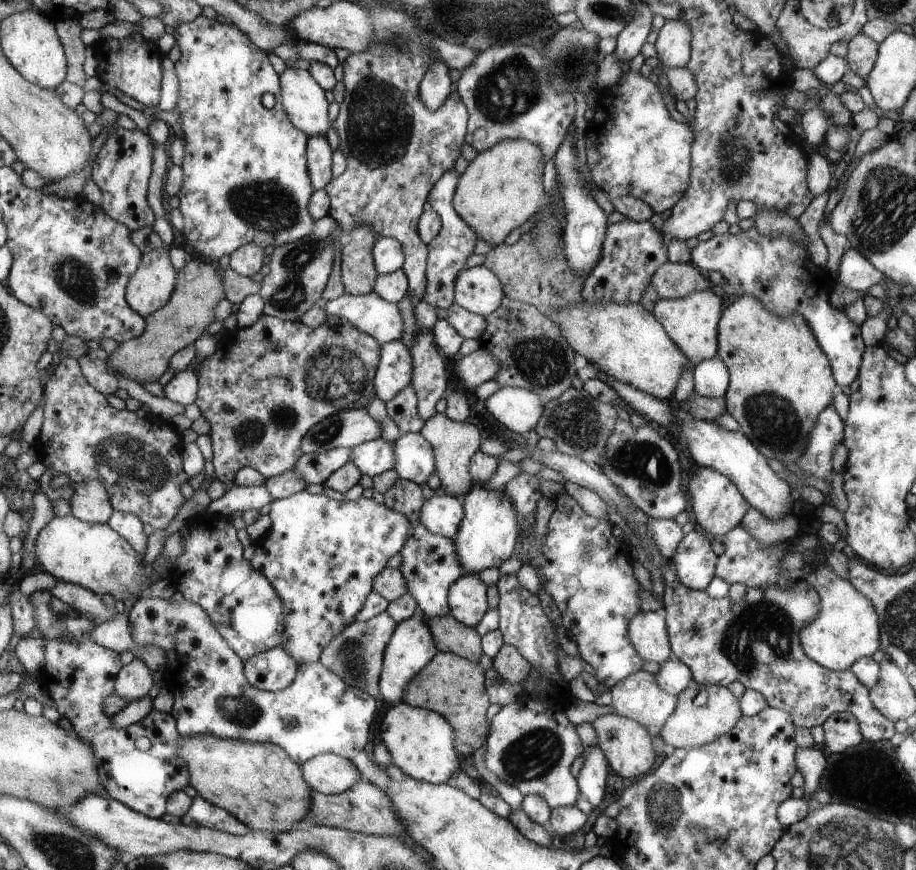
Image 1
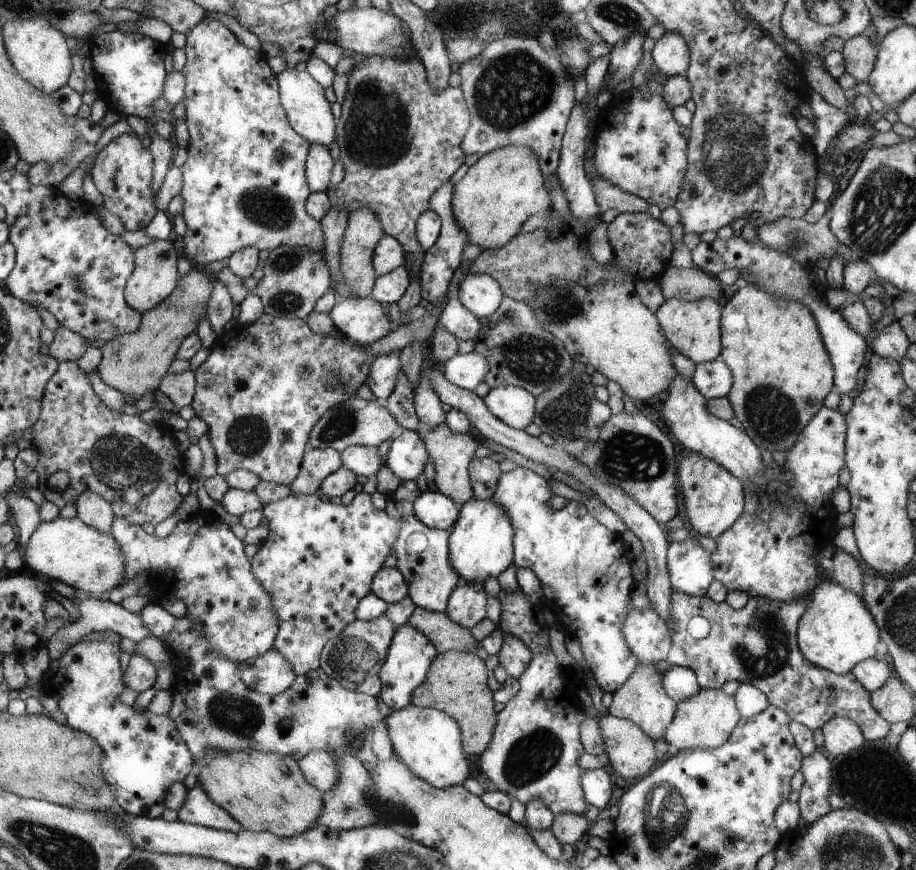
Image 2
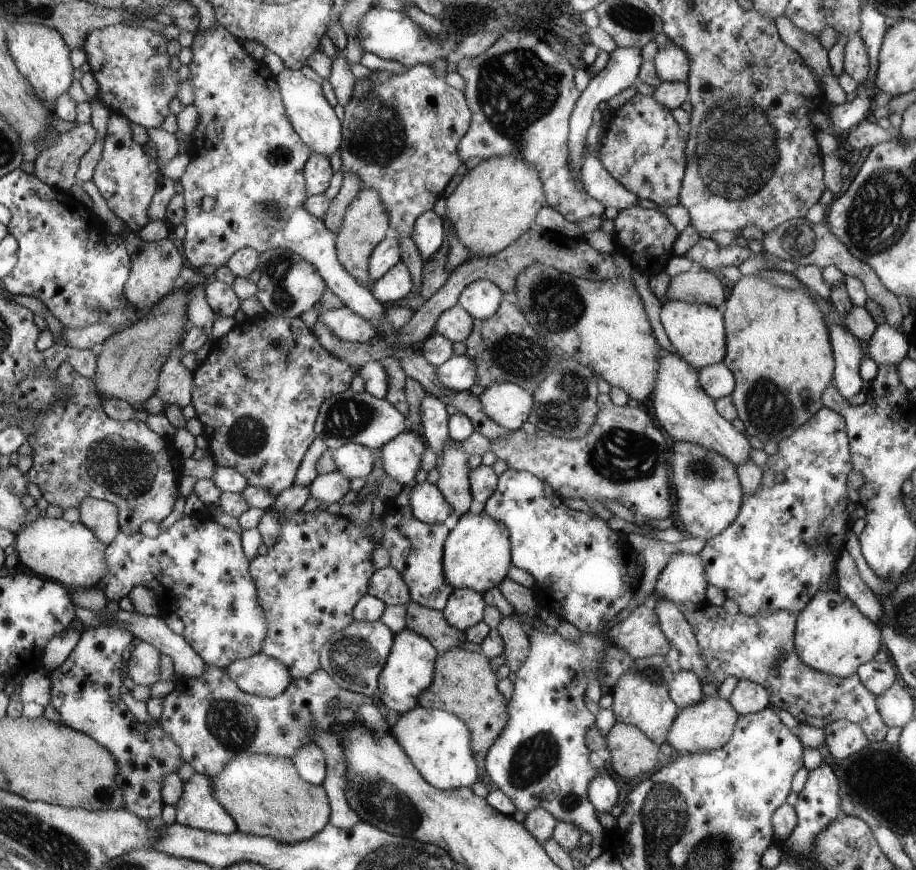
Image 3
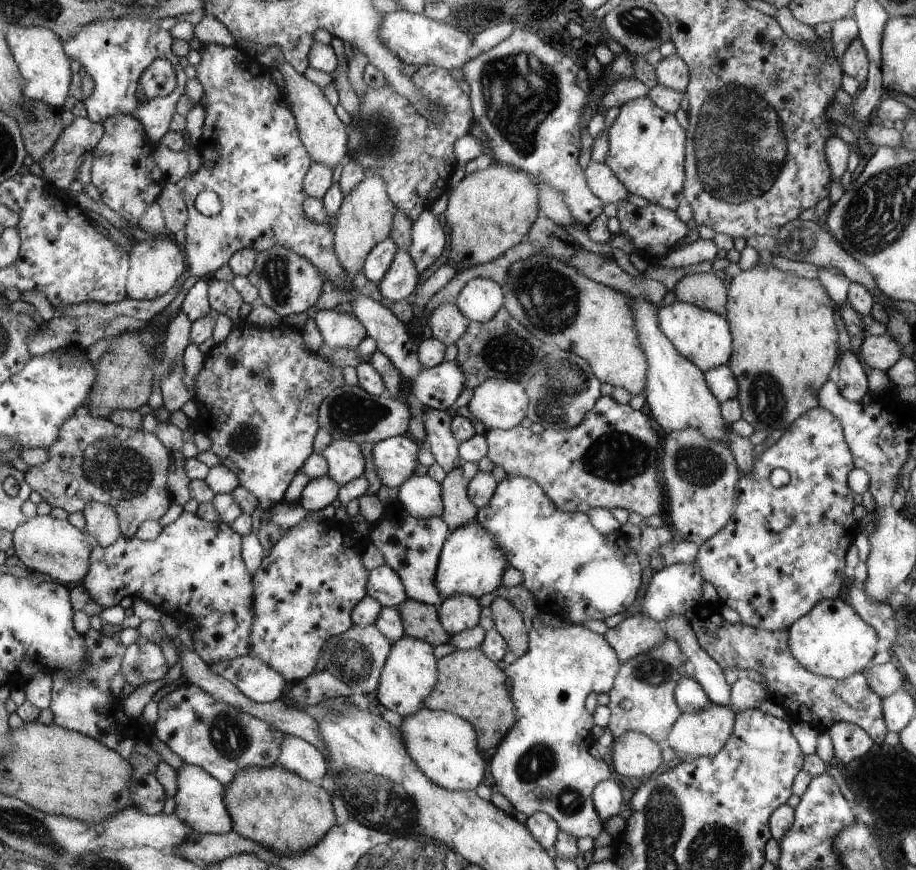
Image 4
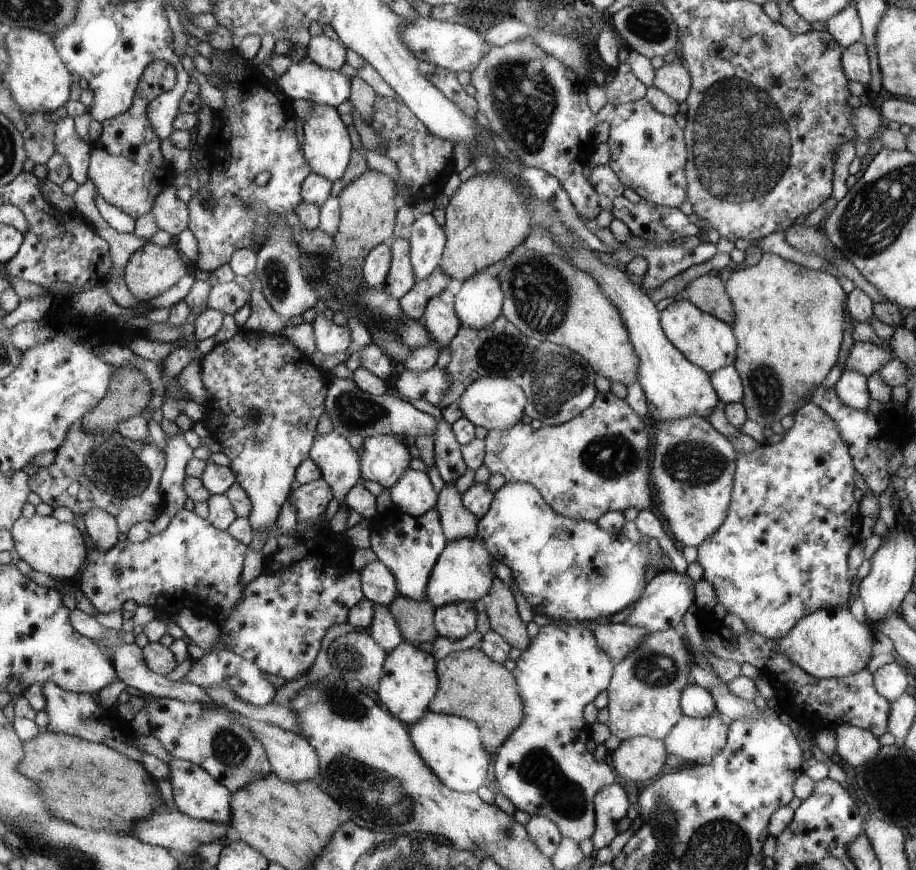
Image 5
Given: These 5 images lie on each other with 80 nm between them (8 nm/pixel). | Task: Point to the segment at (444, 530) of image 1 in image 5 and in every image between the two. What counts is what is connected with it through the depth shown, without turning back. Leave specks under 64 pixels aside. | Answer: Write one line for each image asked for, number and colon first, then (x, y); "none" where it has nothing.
2: (434, 509)
3: (426, 502)
4: (420, 496)
5: (414, 494)

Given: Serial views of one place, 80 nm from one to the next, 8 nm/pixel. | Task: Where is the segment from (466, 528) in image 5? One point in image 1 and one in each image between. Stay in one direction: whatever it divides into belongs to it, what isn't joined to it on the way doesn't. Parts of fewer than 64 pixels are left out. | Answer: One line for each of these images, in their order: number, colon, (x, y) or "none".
1: (454, 444)
2: (451, 454)
3: (453, 464)
4: (459, 510)

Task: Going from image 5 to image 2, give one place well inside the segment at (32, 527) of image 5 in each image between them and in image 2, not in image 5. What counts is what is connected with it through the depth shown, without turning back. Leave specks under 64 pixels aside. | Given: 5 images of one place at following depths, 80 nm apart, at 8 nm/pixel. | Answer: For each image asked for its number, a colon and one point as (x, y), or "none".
2: (66, 550)
3: (69, 554)
4: (52, 548)

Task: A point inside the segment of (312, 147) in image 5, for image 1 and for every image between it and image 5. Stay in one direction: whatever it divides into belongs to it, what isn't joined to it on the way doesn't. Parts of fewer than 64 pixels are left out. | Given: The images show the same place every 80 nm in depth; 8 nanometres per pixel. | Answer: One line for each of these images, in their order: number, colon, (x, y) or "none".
1: (302, 97)
2: (309, 113)
3: (314, 120)
4: (325, 136)

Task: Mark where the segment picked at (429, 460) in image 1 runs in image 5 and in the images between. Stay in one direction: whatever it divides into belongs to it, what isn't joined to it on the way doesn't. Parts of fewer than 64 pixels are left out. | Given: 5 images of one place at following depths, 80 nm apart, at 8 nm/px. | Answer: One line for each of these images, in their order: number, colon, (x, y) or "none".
2: (408, 455)
3: (400, 457)
4: (396, 458)
5: (384, 459)

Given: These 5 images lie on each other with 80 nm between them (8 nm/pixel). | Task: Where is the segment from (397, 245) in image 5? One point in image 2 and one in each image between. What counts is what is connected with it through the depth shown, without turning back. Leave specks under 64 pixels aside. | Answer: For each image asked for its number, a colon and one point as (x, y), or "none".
2: (390, 288)
3: (396, 284)
4: (400, 281)

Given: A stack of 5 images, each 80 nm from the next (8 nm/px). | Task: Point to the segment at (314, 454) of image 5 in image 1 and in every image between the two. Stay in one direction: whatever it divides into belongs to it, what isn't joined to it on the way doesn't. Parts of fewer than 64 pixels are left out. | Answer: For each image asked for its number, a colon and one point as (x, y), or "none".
1: (378, 456)
2: (361, 460)
3: (353, 460)
4: (346, 461)

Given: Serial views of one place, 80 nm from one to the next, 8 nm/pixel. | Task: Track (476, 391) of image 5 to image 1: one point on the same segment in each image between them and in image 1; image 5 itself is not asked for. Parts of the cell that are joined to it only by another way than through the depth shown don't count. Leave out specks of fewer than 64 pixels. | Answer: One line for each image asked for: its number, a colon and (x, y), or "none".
1: (519, 410)
2: (514, 406)
3: (507, 404)
4: (499, 404)

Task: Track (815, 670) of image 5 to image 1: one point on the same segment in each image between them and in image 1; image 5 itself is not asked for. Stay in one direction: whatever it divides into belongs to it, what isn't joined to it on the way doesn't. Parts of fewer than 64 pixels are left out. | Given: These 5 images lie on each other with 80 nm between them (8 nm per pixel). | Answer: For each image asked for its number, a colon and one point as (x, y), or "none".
1: (846, 629)
2: (838, 631)
3: (833, 637)
4: (833, 640)

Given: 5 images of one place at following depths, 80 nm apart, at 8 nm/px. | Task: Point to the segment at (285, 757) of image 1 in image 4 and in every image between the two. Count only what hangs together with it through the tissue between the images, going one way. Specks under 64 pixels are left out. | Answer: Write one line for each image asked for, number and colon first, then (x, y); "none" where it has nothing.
2: (264, 791)
3: (267, 797)
4: (271, 805)

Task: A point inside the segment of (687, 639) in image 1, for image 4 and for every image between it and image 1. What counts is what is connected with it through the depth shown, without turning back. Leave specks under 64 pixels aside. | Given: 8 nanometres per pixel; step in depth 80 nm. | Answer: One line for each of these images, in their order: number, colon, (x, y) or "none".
2: (757, 645)
3: (761, 649)
4: (820, 701)

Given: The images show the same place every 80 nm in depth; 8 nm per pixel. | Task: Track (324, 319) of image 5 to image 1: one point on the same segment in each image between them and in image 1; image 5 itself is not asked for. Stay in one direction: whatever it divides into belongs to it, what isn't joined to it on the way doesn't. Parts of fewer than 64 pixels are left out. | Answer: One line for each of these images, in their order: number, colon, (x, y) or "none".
1: (382, 320)
2: (363, 320)
3: (342, 322)
4: (343, 330)

